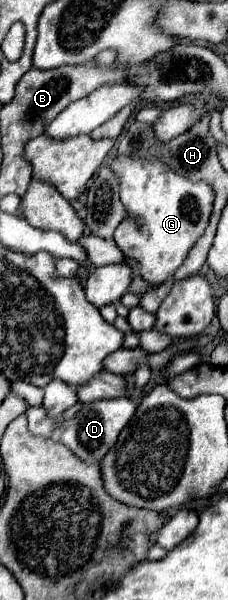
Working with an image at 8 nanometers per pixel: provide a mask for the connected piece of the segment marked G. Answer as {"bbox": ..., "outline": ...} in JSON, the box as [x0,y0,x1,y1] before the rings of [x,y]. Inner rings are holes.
{"bbox":[112,157,212,285],"outline":[[[116,157],[112,169],[120,177],[120,199],[128,213],[128,217],[118,225],[113,234],[114,243],[120,247],[126,259],[138,261],[140,277],[144,281],[148,281],[150,285],[160,285],[170,275],[174,275],[174,271],[186,259],[192,243],[196,243],[196,239],[204,233],[204,227],[208,225],[208,215],[212,211],[212,189],[206,183],[192,183],[172,173],[158,159],[142,161],[132,157]]]}

